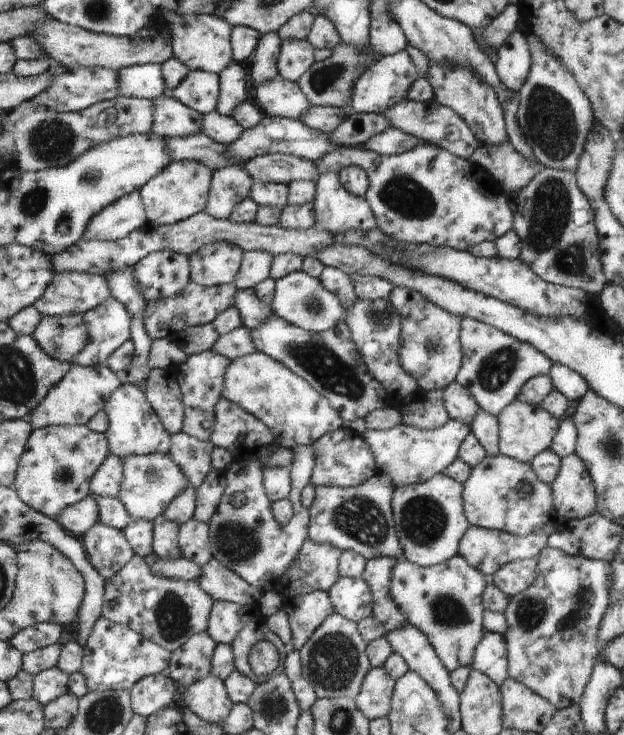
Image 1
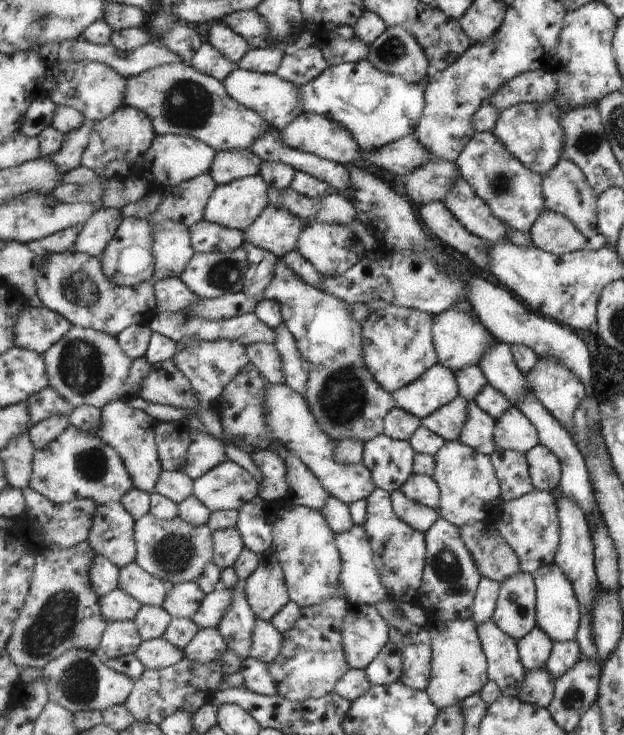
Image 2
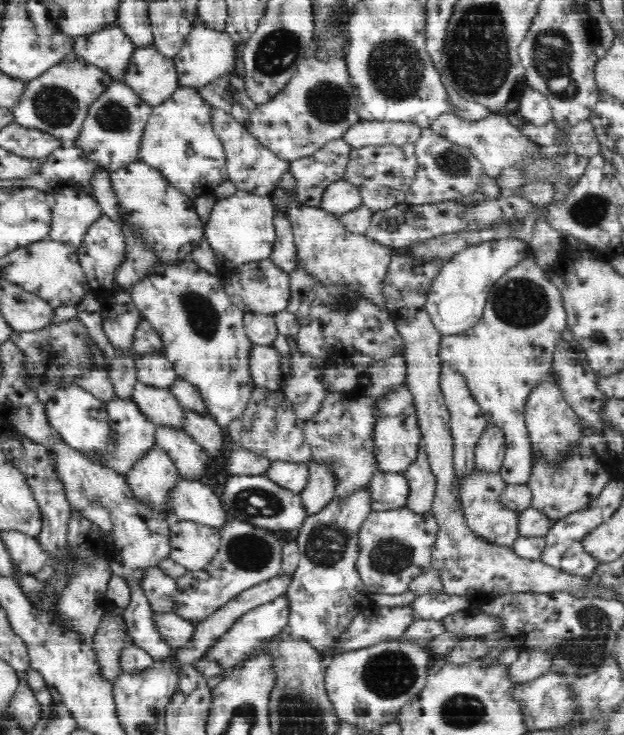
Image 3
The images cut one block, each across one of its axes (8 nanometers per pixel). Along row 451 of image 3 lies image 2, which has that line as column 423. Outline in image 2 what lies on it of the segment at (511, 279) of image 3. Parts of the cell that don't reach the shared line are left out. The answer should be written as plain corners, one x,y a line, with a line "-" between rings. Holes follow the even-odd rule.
402,491
391,492
391,504
397,517
402,518
412,528
425,534
438,522
440,517
437,509
408,500

